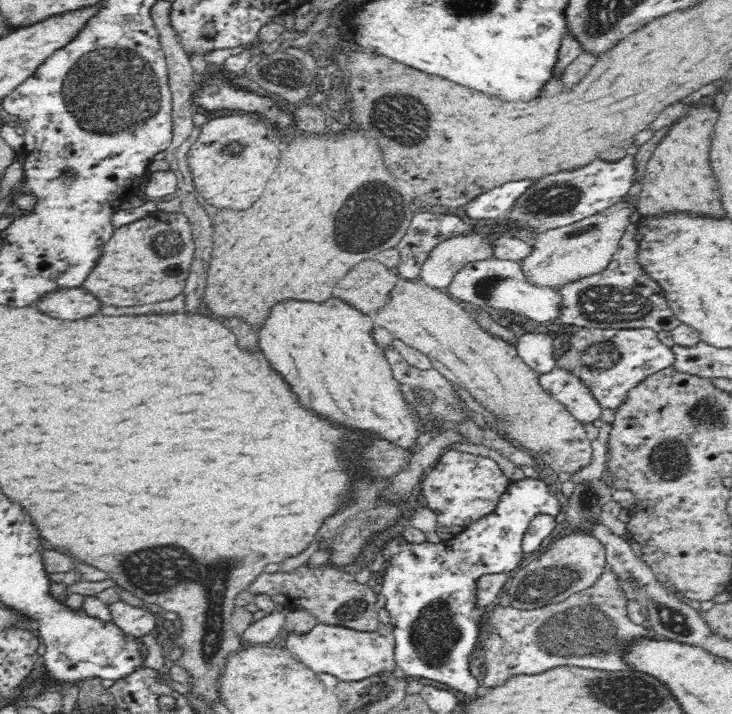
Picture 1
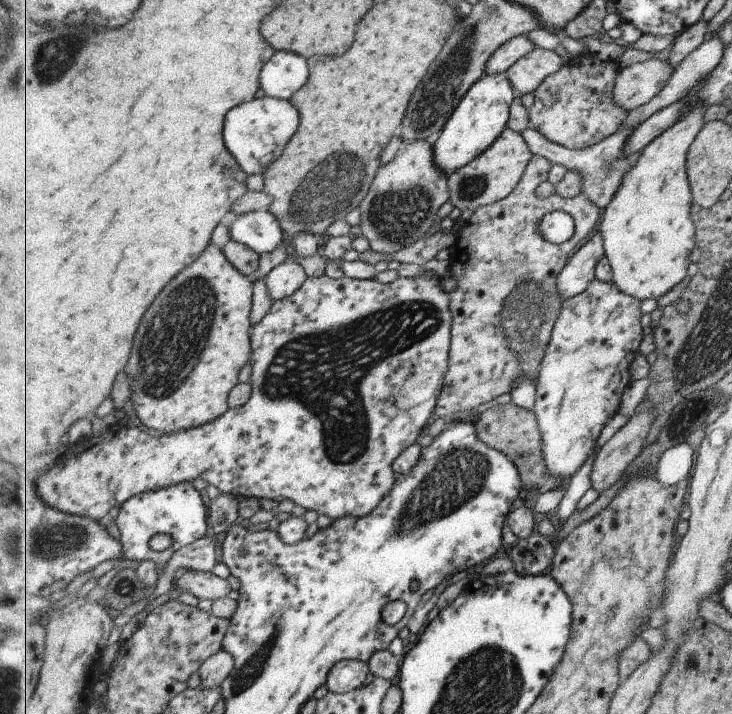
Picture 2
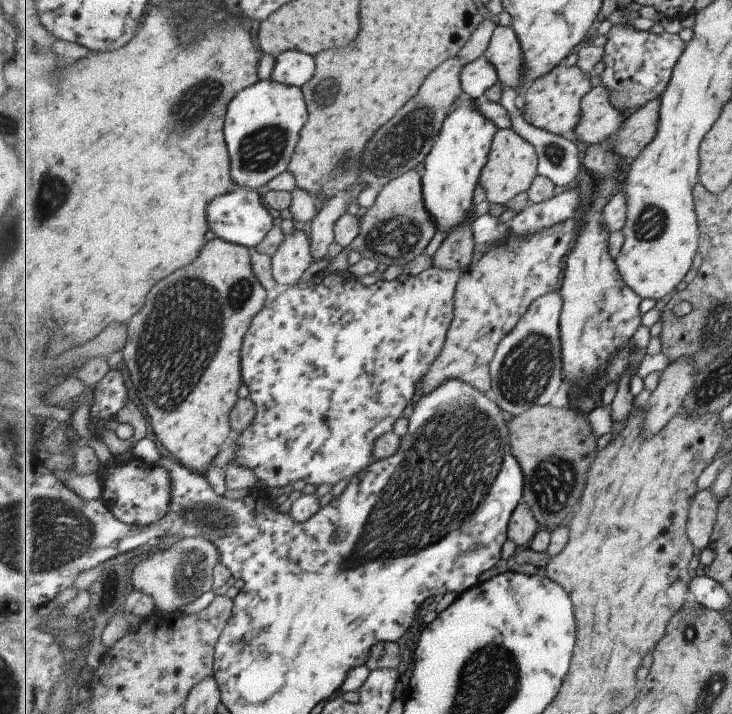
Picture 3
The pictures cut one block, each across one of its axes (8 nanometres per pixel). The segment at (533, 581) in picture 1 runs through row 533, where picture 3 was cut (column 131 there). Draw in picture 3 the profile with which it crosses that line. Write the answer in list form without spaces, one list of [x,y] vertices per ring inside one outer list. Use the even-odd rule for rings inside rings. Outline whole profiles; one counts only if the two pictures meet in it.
[[[200,535],[183,537],[165,551],[159,550],[138,563],[130,565],[131,584],[133,584],[134,590],[141,590],[141,592],[149,594],[154,599],[156,606],[159,607],[157,614],[180,612],[183,606],[193,602],[199,596],[203,596],[205,592],[212,590],[213,568],[217,564],[220,564],[220,551],[208,537]]]

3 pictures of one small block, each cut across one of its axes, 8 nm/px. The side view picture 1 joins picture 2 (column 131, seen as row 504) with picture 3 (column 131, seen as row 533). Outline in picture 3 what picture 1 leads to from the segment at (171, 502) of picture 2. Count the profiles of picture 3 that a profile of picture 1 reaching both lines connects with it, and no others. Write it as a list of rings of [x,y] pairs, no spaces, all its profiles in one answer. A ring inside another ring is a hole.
[[[133,458],[121,466],[115,466],[108,472],[101,473],[102,500],[114,513],[121,523],[128,526],[149,526],[163,521],[171,511],[171,492],[175,490],[175,481],[171,479],[171,472],[162,465],[150,465],[147,462]]]

